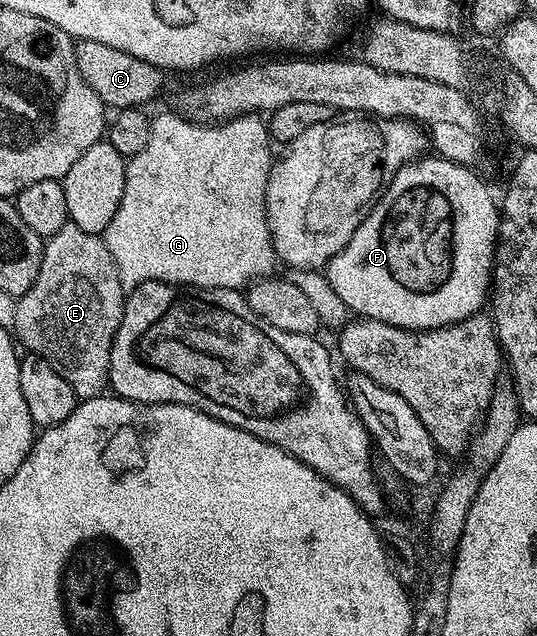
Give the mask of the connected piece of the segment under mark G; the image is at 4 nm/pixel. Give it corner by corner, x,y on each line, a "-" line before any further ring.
168,110
151,121
151,137
145,150
141,154
130,157
127,160
127,177
125,178
125,194
121,198
121,206
117,206
117,214
113,214
113,222
109,222
105,239
109,254
113,254
113,262
119,271
121,282
133,289
146,280
160,280
166,284
190,286
195,290
208,290
207,288
240,288
246,289
256,280
266,280
277,265
275,247
271,241
271,231
267,225
267,179
271,176
272,141
269,139
269,128
264,117
259,114
235,116
232,120
224,120
222,123
197,124
193,120
187,120
183,116

